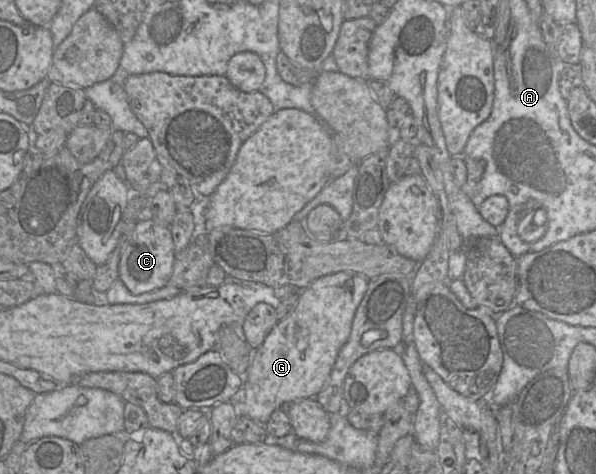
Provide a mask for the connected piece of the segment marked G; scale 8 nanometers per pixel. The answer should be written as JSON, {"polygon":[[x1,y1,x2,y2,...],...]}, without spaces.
{"polygon":[[355,271,327,274,314,280,306,288,301,288,295,309,285,319,277,322,257,349,247,371,240,375,246,391,246,399,240,405,240,415,246,415,265,425,273,411,283,403,315,398,326,385,339,350,349,338,355,312,367,288,368,278]]}

